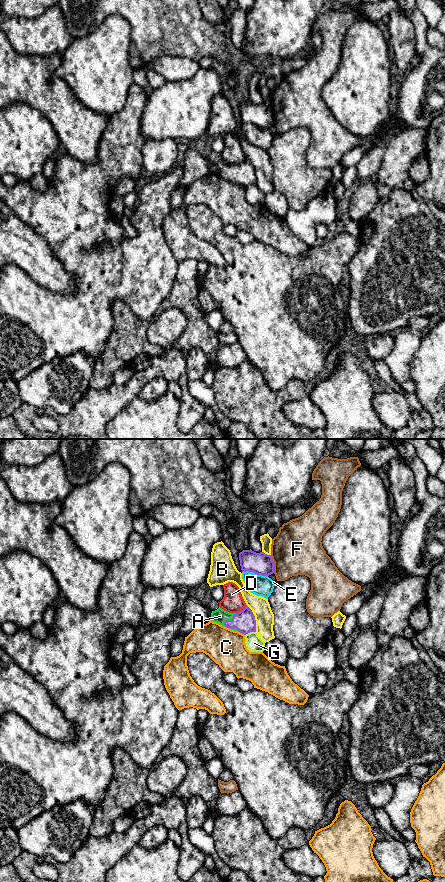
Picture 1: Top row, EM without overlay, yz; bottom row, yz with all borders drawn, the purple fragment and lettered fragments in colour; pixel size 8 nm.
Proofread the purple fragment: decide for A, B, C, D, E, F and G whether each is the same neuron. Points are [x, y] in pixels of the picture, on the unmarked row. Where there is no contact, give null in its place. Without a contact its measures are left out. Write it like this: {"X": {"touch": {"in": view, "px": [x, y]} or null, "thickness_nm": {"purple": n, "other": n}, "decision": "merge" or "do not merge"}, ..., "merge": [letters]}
{"A": {"touch": {"in": "yz", "px": [228, 172]}, "thickness_nm": {"purple": 180, "other": 110}, "decision": "merge"}, "B": {"touch": {"in": "yz", "px": [254, 170]}, "thickness_nm": {"purple": 180, "other": 150}, "decision": "do not merge"}, "C": {"touch": {"in": "yz", "px": [241, 184]}, "thickness_nm": {"purple": 180, "other": 300}, "decision": "do not merge"}, "D": {"touch": {"in": "yz", "px": [242, 162]}, "thickness_nm": {"purple": 180, "other": 170}, "decision": "do not merge"}, "E": {"touch": {"in": "yz", "px": [255, 125]}, "thickness_nm": {"purple": 180, "other": 160}, "decision": "do not merge"}, "F": {"touch": {"in": "yz", "px": [273, 116]}, "thickness_nm": {"purple": 180, "other": 400}, "decision": "do not merge"}, "G": {"touch": {"in": "yz", "px": [250, 183]}, "thickness_nm": {"purple": 180, "other": 140}, "decision": "do not merge"}, "merge": ["A"]}

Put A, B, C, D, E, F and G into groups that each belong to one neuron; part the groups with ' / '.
A / B / C / D / E / F / G

